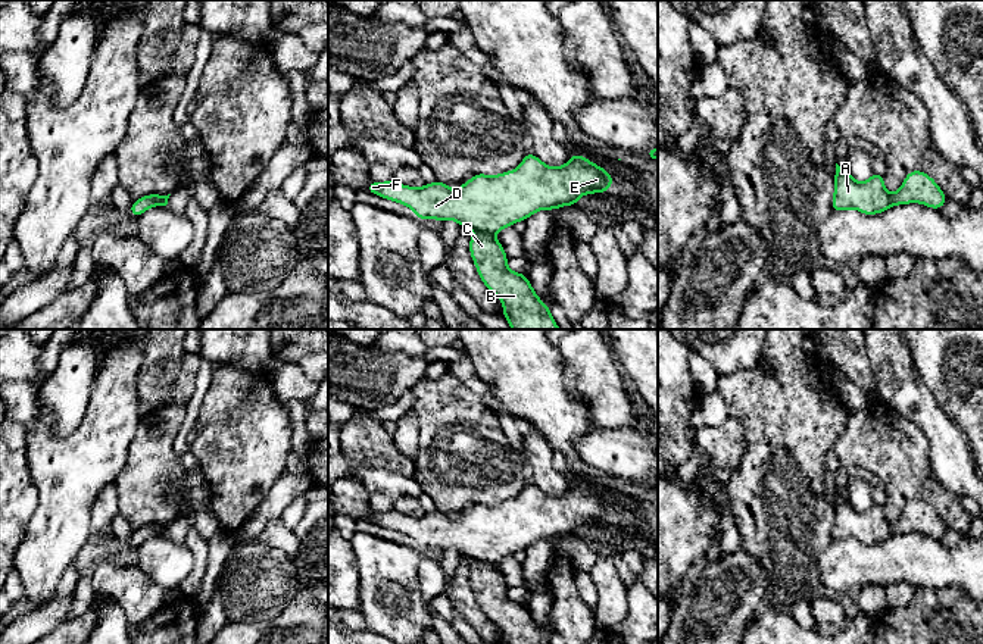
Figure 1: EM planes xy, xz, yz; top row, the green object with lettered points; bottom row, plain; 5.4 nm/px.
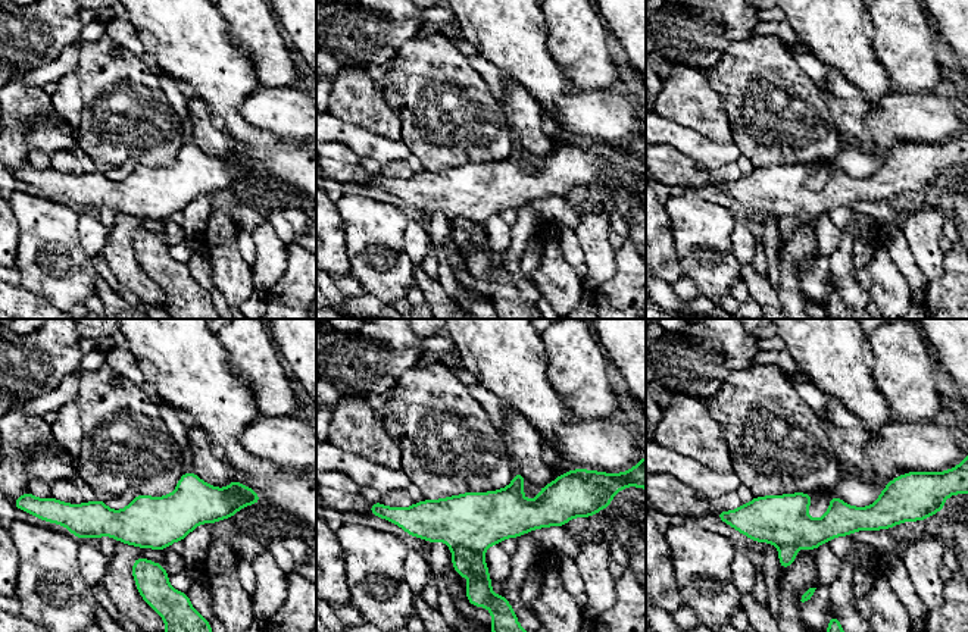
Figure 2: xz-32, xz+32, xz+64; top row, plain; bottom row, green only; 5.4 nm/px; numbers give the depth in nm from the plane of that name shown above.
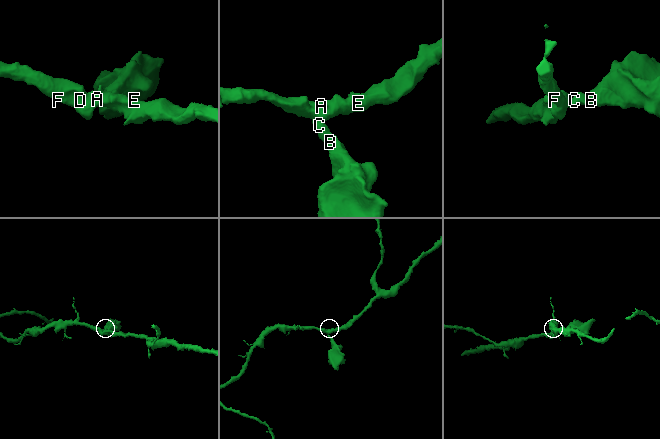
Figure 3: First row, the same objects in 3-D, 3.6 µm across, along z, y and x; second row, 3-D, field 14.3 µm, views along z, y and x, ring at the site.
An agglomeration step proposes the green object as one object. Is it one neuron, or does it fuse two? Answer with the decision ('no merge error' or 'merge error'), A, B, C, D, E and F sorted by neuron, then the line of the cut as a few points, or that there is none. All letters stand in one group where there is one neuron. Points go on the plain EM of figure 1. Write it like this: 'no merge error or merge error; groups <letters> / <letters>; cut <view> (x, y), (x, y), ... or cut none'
merge error; groups A D E F / B C; cut xz (476, 559), (490, 563)

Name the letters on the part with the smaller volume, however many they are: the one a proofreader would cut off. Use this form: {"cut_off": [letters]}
{"cut_off": ["B", "C"]}

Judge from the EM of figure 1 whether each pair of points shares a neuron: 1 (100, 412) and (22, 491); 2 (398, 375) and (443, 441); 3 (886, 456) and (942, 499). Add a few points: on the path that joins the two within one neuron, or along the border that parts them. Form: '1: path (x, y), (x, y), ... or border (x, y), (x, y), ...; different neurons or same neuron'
1: border (25, 447), (30, 480), (37, 496), (31, 516); different neurons
2: border (424, 378), (412, 387); different neurons
3: path (899, 463), (920, 484), (929, 488); same neuron

